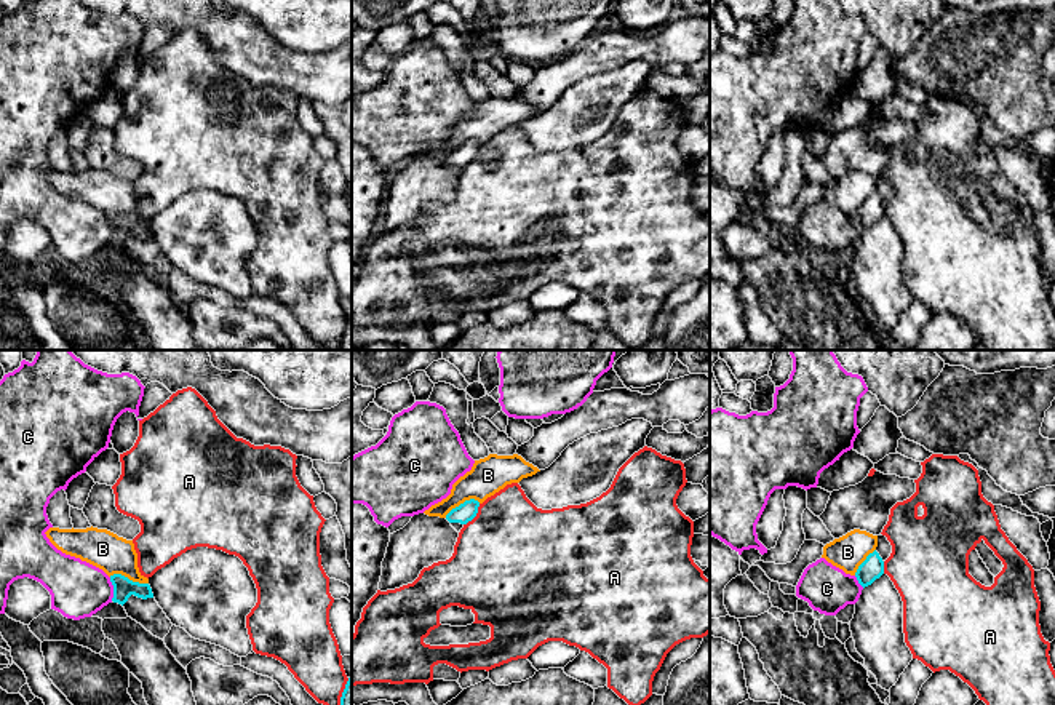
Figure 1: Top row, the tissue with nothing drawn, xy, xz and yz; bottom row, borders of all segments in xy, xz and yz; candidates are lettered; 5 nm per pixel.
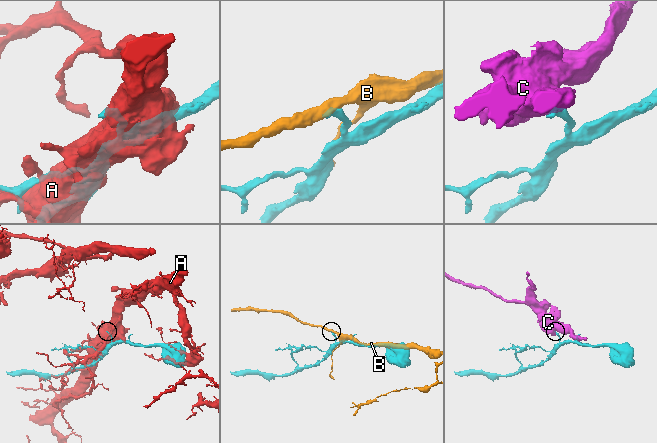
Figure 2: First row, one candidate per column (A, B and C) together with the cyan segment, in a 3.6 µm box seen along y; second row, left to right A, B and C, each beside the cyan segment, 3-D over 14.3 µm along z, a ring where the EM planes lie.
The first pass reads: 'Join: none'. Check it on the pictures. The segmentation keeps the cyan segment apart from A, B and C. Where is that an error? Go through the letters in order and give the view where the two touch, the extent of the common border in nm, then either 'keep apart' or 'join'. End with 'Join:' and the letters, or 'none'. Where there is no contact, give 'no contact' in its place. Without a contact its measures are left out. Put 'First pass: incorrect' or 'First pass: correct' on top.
First pass: correct
A: meets cyan in xz; contact 140 nm long; keep apart
B: meets cyan in xy; contact 200 nm long; keep apart
C: meets cyan in xy; contact 120 nm long; keep apart
Join: none

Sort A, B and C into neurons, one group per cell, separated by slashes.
A / B / C

